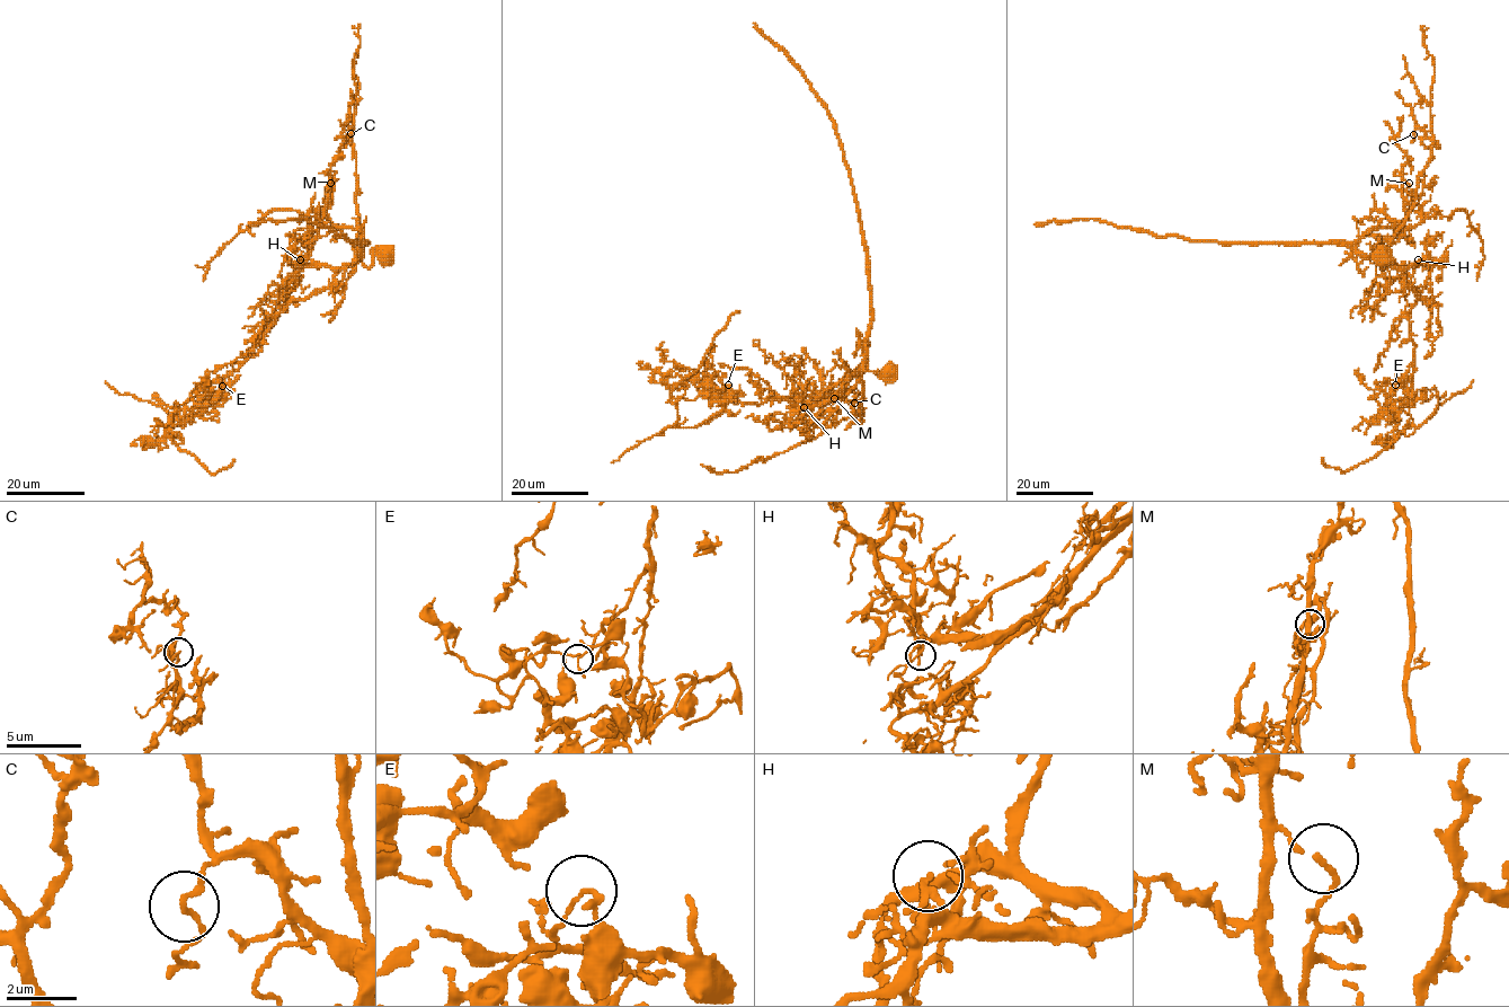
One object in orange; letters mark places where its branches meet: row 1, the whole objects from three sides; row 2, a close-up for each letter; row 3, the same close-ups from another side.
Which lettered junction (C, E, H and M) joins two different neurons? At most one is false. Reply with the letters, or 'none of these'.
E

